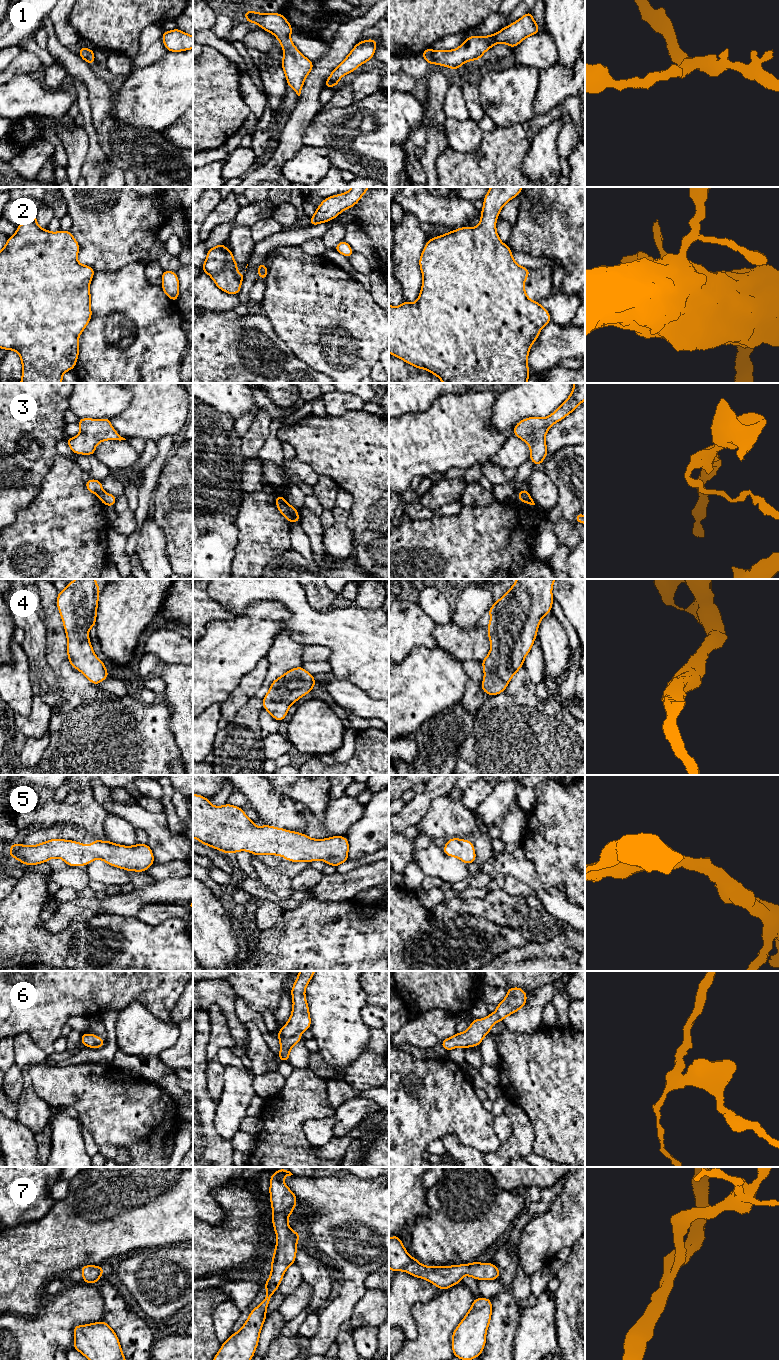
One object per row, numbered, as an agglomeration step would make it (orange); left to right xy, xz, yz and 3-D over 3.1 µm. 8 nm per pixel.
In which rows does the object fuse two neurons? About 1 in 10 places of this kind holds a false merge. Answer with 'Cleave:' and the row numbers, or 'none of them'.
Cleave: 3

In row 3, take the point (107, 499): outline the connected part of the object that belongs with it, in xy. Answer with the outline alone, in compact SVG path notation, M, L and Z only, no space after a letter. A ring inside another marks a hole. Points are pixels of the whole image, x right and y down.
M104 491L100 492L98 494L98 497L104 505L110 506L110 507L114 507L115 502L117 500L117 496L106 493Z

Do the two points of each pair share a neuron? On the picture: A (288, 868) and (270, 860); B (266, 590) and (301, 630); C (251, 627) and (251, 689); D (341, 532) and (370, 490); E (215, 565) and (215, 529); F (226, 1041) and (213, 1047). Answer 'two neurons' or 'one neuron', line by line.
A: one neuron
B: one neuron
C: two neurons
D: two neurons
E: one neuron
F: one neuron

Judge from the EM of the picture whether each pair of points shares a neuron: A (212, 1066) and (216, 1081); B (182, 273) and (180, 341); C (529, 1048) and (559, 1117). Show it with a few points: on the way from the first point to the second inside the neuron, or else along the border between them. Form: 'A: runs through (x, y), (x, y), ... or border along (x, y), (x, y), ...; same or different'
A: runs through (215, 1070), (215, 1077); same
B: border along (176, 302), (181, 310); different
C: runs through (540, 1065), (559, 1084), (559, 1100); same

